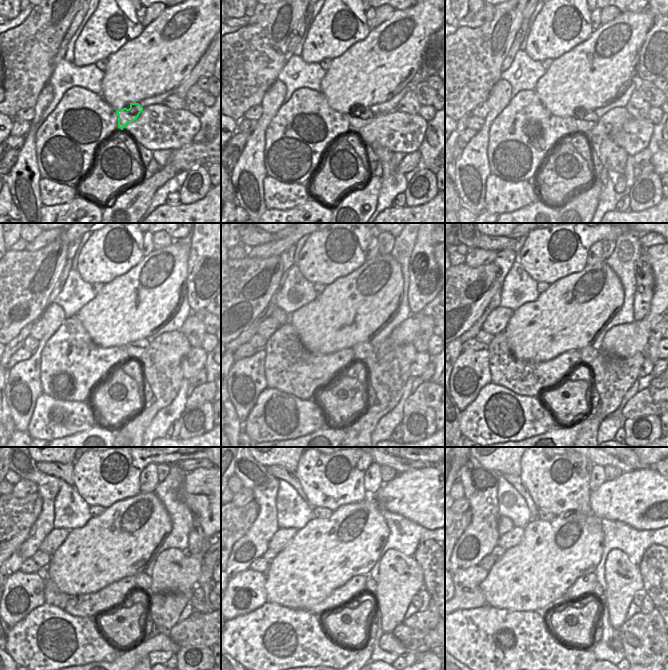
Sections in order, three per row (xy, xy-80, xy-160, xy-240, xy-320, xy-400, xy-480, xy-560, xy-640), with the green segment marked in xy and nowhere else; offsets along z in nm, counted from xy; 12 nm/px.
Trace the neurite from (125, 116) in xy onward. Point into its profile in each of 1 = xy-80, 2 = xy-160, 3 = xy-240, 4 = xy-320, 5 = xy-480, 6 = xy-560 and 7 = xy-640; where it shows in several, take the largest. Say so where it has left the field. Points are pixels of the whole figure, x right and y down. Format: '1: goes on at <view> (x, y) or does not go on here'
1: goes on at xy-80 (361, 116)
2: goes on at xy-160 (585, 121)
3: goes on at xy-240 (136, 349)
4: goes on at xy-320 (362, 351)
5: goes on at xy-480 (143, 582)
6: goes on at xy-560 (371, 585)
7: goes on at xy-640 (598, 591)

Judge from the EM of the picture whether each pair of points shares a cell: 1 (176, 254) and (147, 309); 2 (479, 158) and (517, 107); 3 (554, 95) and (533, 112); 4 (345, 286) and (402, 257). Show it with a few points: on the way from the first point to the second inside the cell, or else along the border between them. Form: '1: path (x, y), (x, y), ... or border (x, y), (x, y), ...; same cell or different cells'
1: path (174, 268), (171, 275), (151, 295); same cell
2: border (492, 123), (488, 132), (487, 162), (489, 169); different cells
3: border (534, 90), (539, 100), (548, 110), (562, 117); different cells
4: border (390, 254), (399, 264), (404, 282); different cells

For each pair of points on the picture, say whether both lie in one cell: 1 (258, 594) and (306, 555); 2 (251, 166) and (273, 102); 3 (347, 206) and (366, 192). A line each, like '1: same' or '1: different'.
1: different
2: same
3: same

